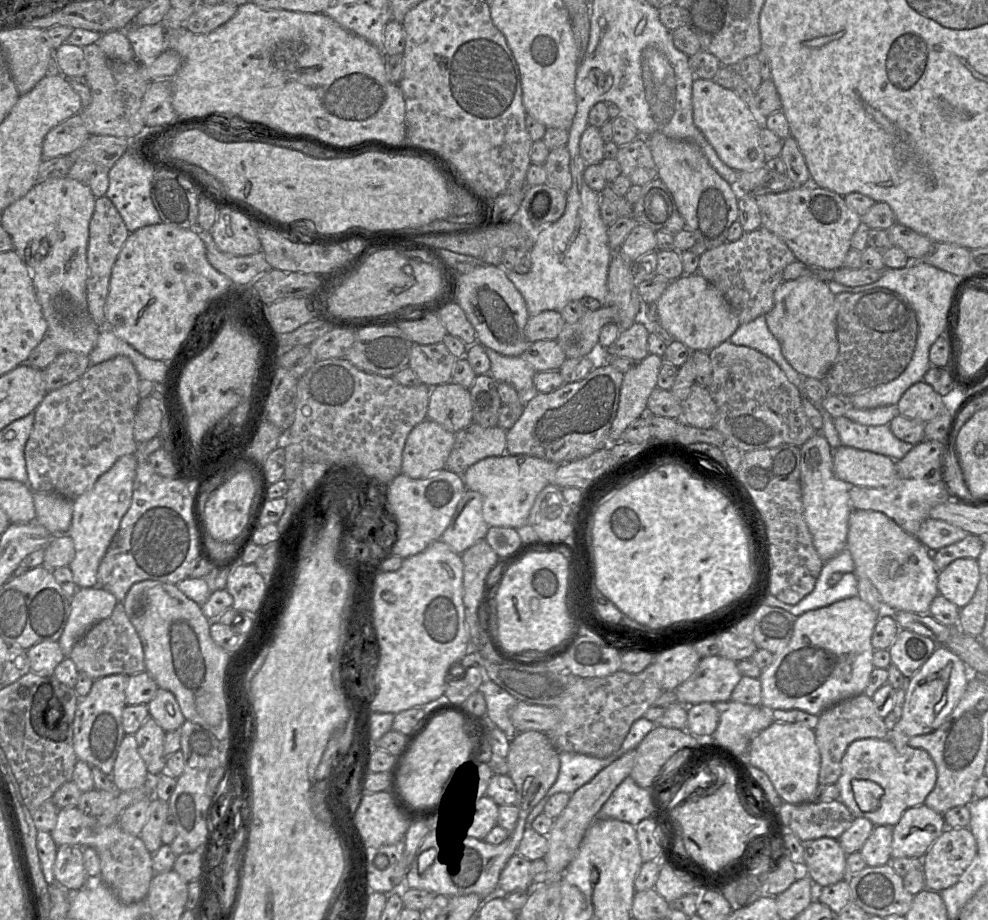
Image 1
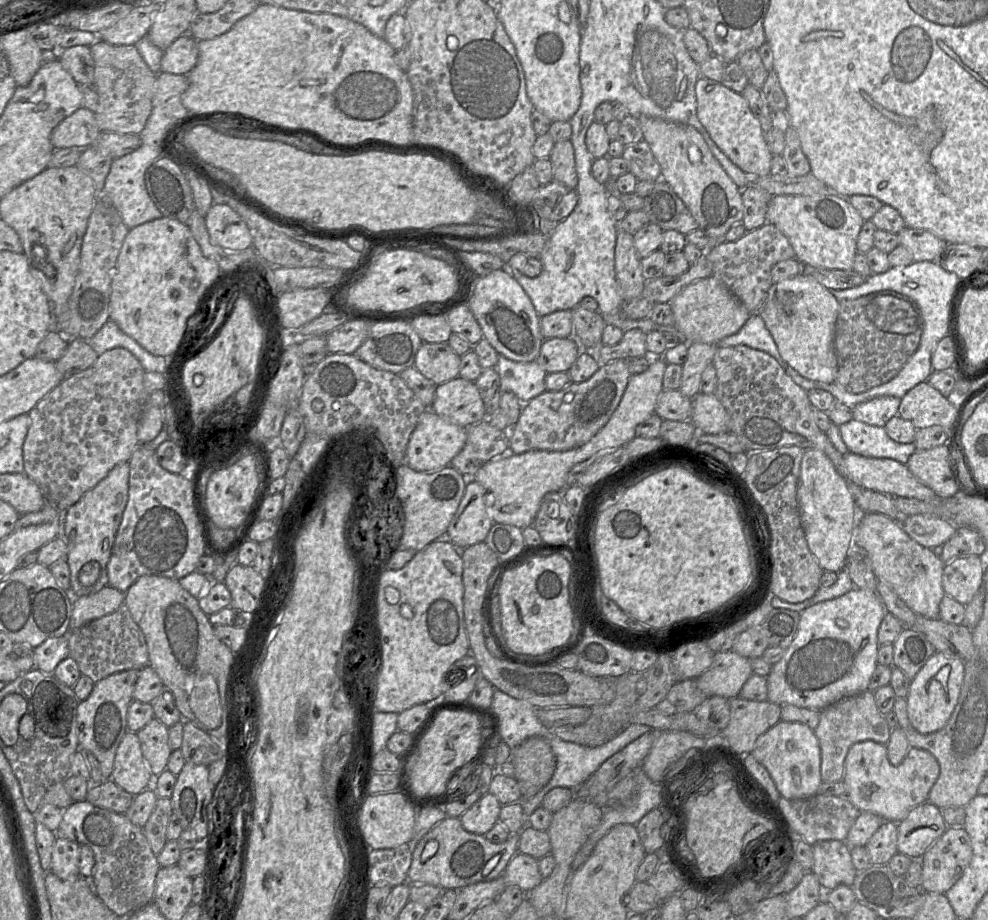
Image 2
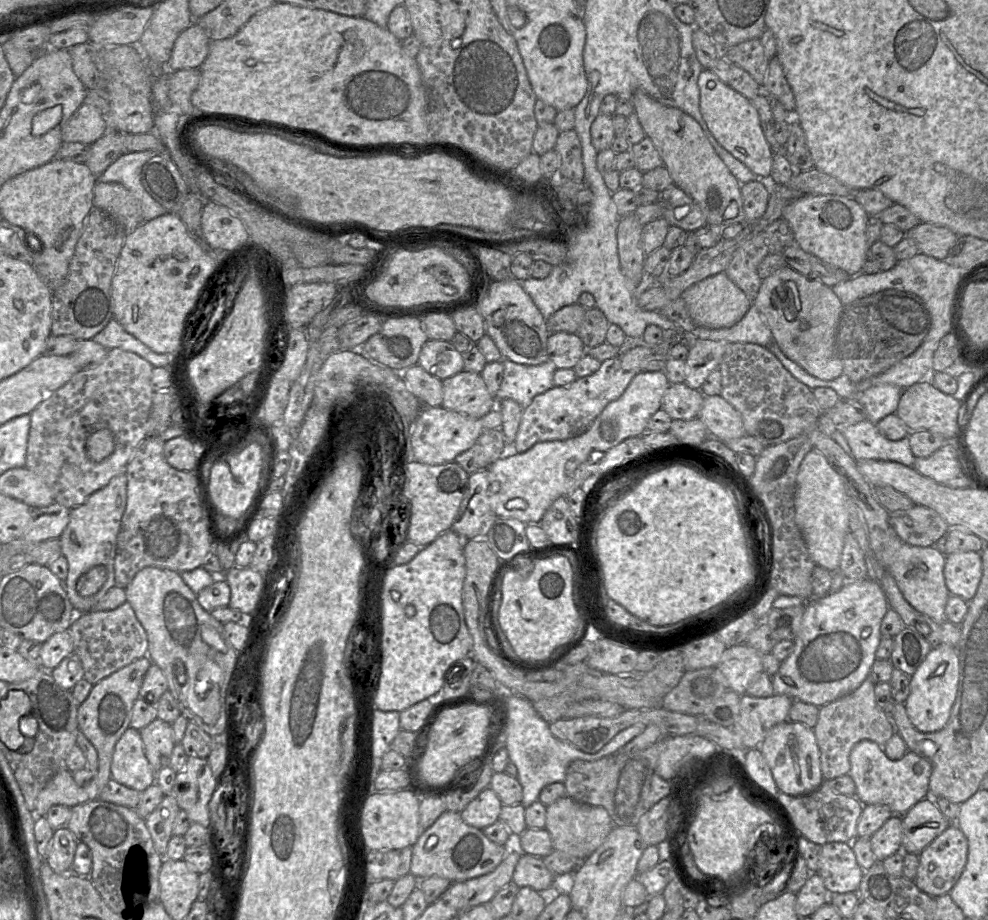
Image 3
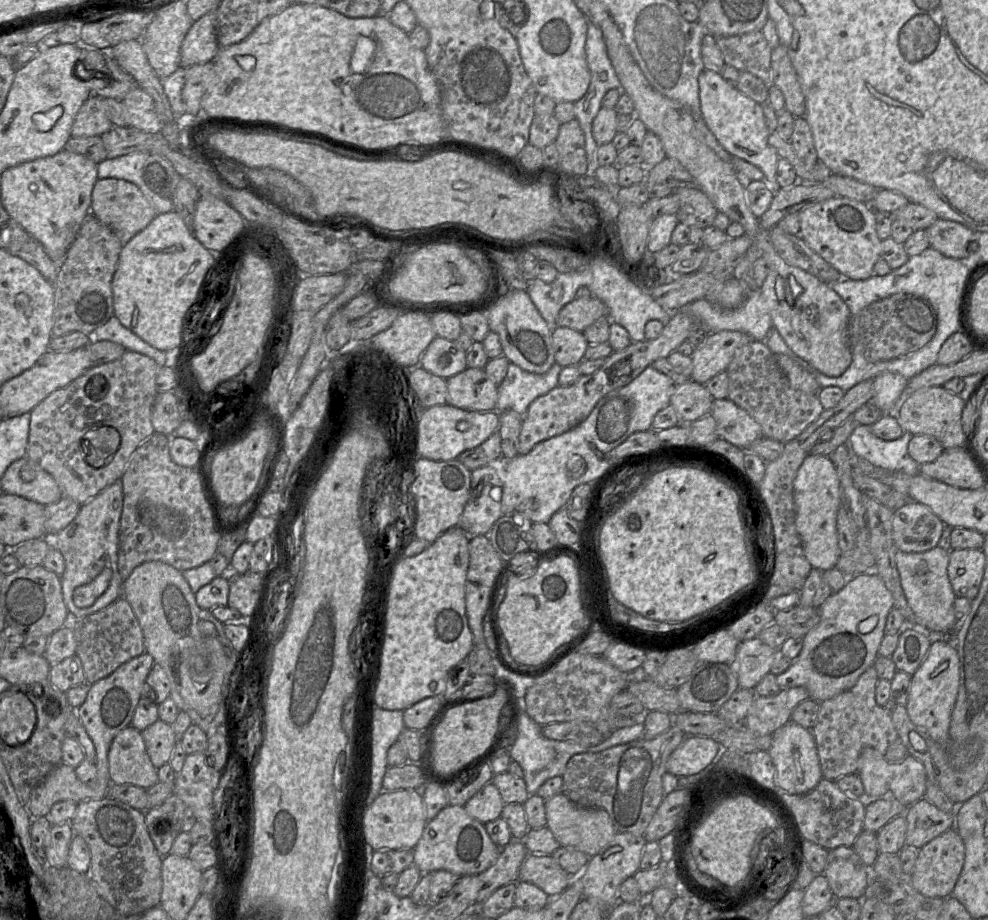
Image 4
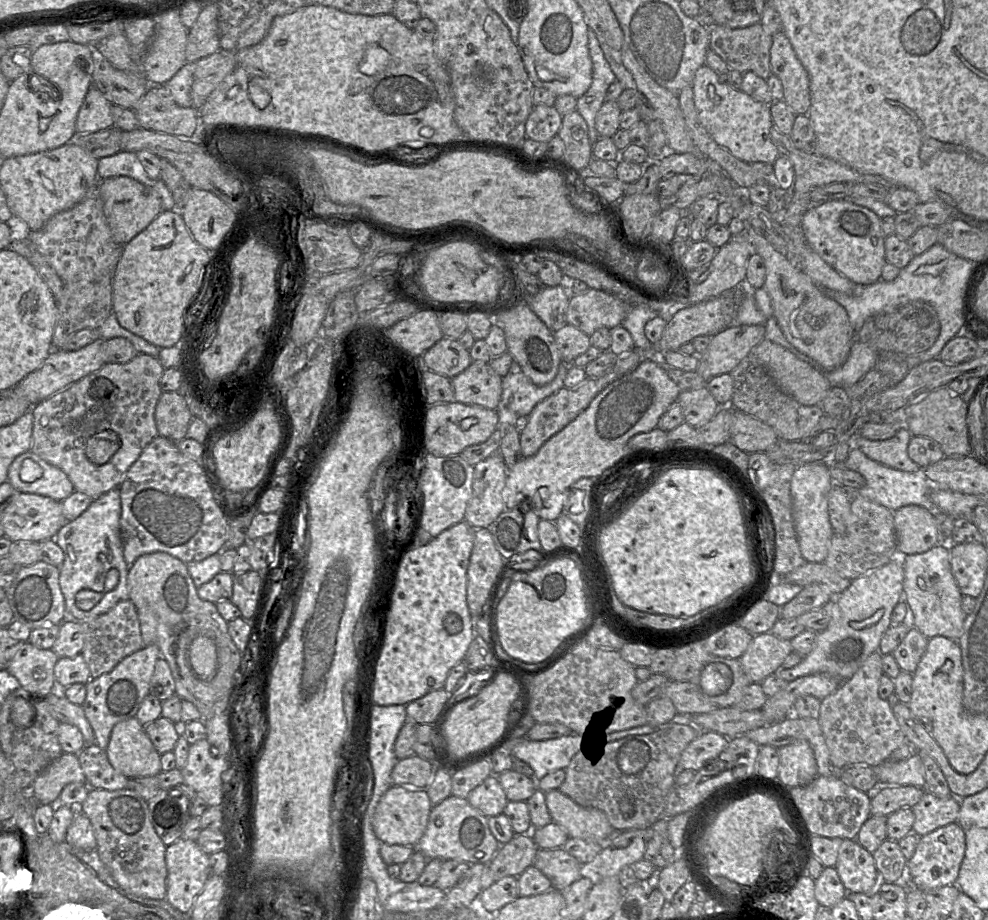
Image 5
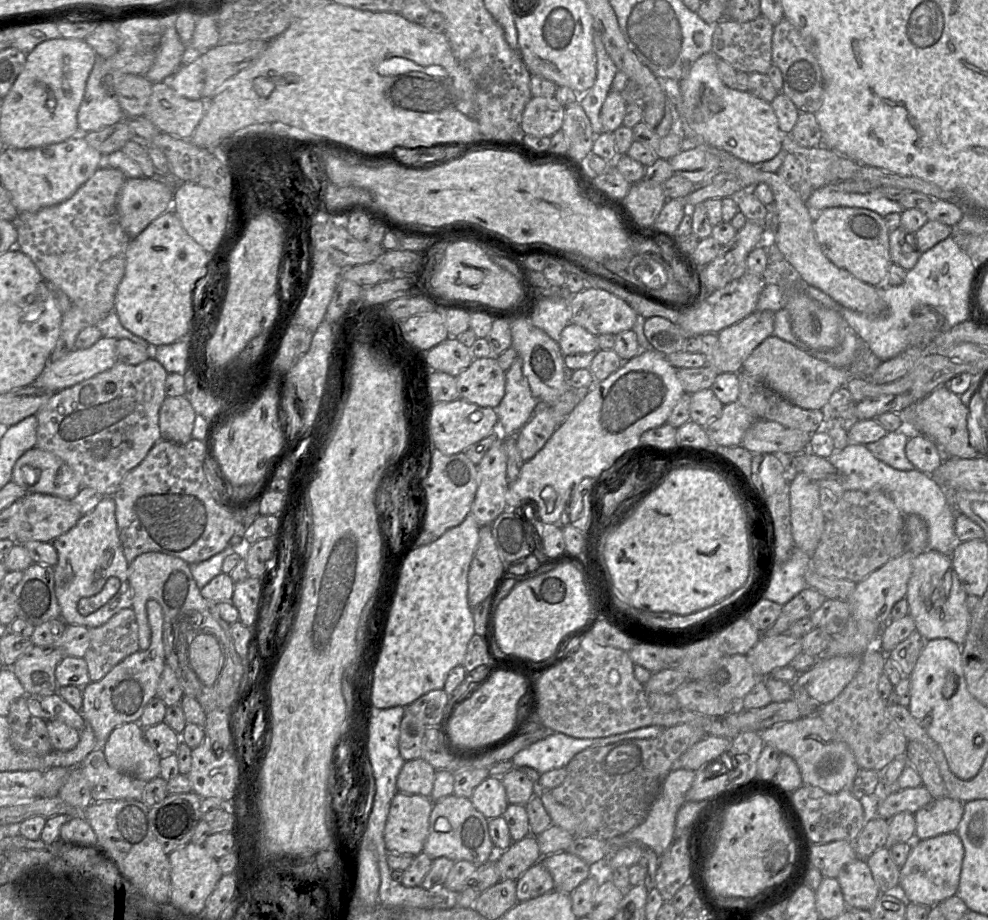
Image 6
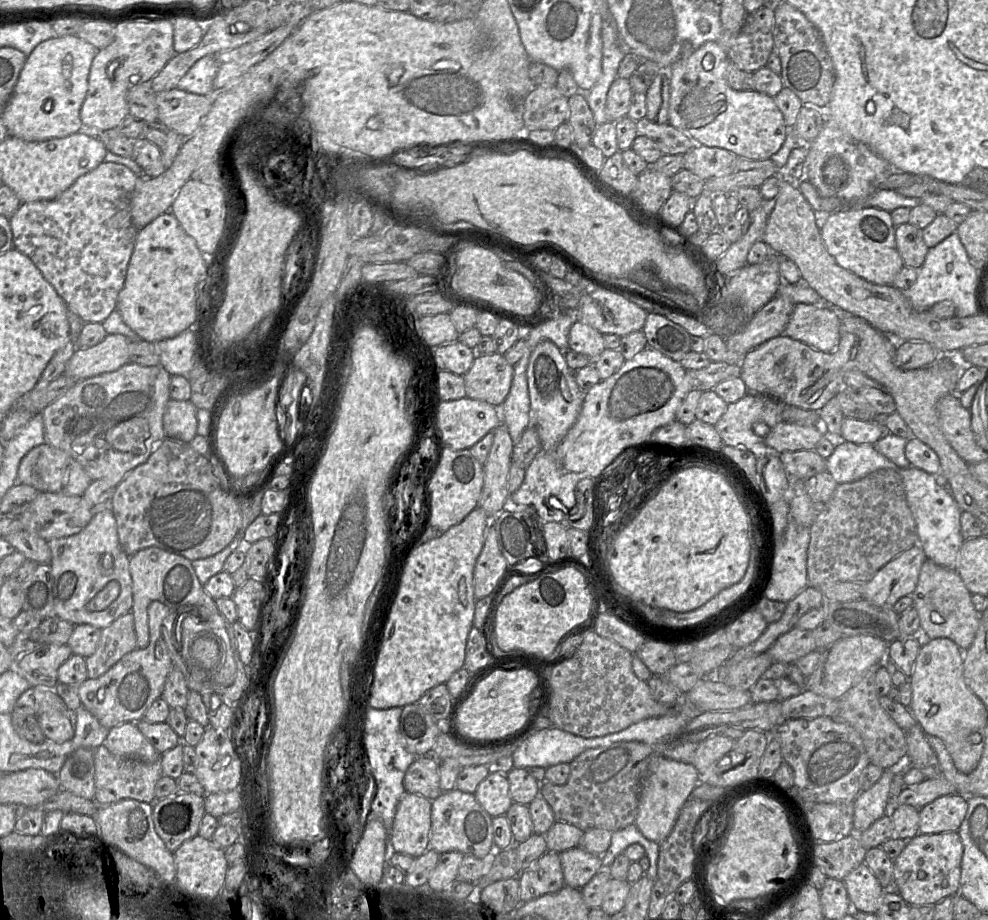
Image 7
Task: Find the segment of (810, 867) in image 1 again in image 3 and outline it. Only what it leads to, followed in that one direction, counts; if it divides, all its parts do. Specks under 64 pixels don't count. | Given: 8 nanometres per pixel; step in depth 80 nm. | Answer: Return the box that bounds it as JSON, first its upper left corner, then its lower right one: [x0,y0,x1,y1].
[817,842,864,897]

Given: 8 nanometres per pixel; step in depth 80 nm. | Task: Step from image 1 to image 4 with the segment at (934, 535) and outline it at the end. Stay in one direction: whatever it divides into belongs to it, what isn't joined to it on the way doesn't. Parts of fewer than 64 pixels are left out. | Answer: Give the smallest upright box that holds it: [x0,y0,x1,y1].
[892,501,945,552]

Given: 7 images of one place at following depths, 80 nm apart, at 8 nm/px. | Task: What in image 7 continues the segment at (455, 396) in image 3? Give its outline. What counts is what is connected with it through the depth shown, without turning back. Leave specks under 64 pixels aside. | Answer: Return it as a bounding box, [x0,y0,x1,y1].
[463,352,514,408]

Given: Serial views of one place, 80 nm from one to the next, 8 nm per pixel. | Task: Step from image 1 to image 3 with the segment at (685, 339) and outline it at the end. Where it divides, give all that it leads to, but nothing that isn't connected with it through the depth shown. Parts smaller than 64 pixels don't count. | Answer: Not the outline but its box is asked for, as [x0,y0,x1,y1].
[680,273,753,329]

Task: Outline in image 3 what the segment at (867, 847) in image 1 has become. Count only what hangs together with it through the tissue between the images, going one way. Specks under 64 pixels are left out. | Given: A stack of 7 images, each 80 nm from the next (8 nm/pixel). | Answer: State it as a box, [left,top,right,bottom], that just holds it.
[870,815,902,862]

